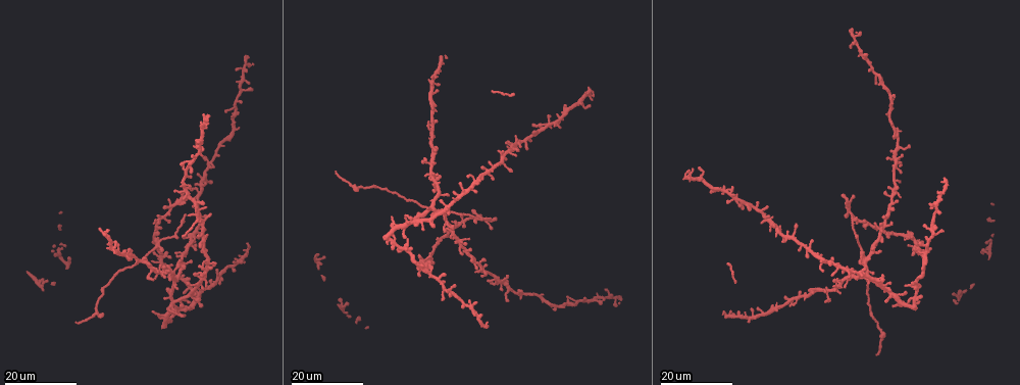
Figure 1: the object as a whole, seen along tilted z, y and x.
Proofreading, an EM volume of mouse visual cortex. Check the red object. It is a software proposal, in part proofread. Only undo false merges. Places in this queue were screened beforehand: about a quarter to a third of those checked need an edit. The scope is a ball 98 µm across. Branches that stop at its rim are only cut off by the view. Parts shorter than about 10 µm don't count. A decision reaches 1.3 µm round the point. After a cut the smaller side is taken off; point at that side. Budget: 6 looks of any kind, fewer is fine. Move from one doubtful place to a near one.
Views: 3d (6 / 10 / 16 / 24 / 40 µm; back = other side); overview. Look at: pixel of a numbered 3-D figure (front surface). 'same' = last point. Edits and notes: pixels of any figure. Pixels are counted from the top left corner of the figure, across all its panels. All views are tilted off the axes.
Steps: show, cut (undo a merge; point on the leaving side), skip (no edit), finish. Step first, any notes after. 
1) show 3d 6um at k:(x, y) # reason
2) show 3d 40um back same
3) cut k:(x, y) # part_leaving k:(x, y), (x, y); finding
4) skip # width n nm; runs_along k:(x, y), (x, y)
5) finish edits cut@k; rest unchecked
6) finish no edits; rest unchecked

show 3d 16um at 1:(179, 203) # four arms meet

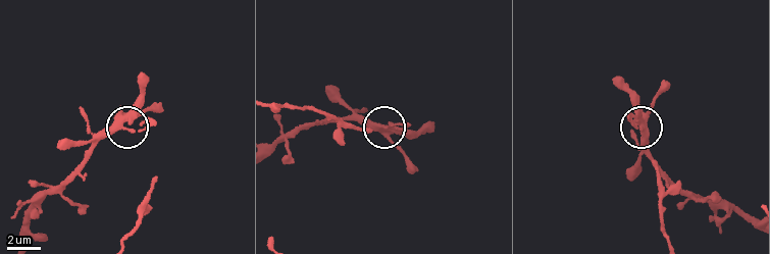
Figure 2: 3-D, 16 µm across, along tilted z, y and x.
show 3d 6um at 2:(127, 128)

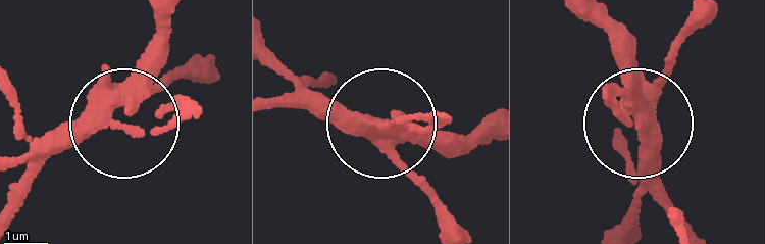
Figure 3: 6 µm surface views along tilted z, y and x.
skip # one neuron here

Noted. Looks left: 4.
show 3d 24um at 1:(428, 264)

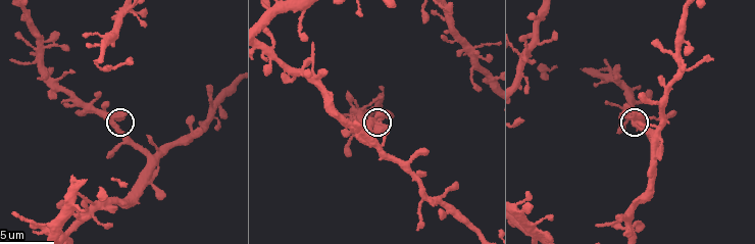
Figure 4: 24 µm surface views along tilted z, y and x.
show 3d 6um at 4:(642, 128) # closer look

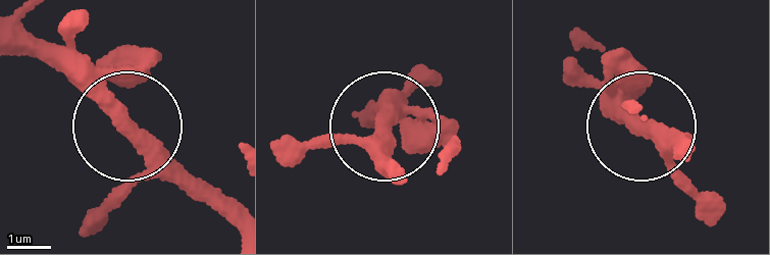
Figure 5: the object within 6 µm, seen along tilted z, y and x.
skip # runs_along 5:(125, 123), (235, 210); one neuron here

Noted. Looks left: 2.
show 3d 16um at 4:(34, 64) # thin arm on a thick one

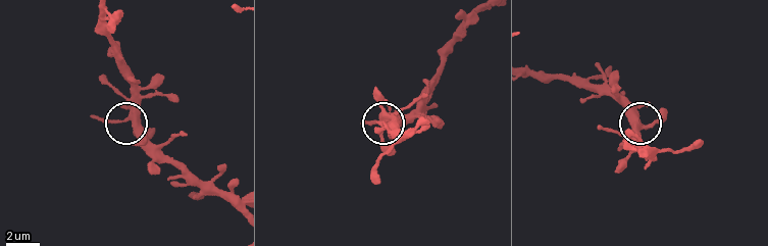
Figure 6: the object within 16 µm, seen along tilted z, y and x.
skip # side_arm 46 um; one neuron here

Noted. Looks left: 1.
finish no edits; rest unchecked

